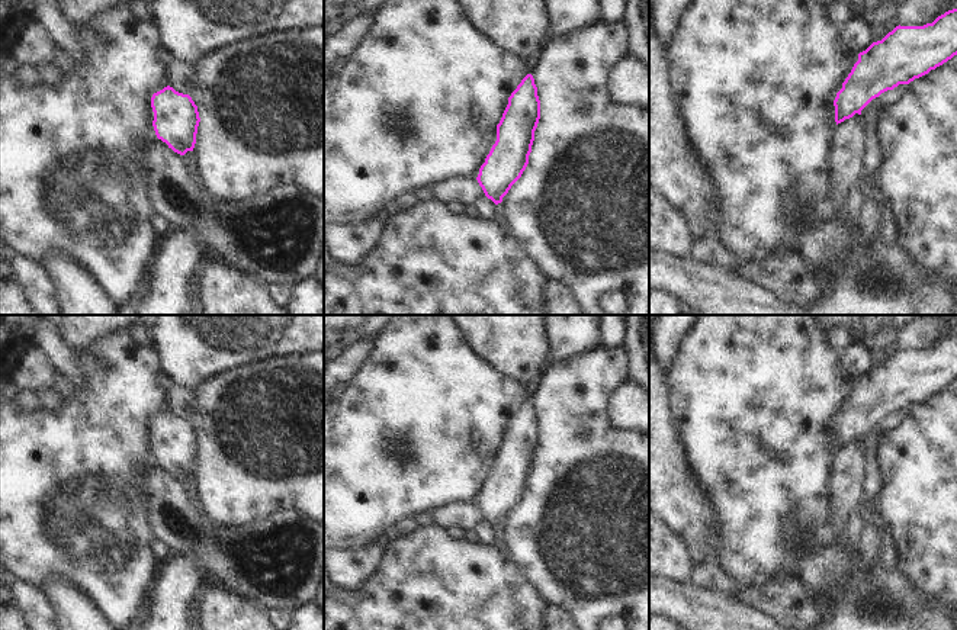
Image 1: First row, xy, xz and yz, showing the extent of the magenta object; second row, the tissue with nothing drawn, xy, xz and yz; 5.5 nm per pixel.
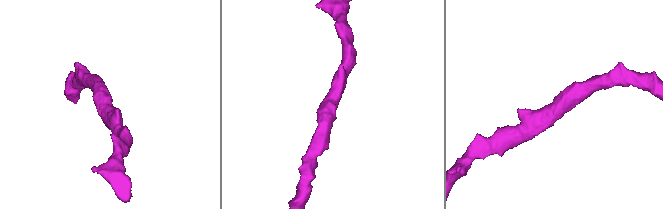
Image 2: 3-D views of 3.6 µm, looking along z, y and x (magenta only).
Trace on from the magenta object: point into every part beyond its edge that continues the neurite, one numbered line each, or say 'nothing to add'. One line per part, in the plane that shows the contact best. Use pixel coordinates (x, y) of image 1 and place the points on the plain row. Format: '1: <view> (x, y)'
nothing to add

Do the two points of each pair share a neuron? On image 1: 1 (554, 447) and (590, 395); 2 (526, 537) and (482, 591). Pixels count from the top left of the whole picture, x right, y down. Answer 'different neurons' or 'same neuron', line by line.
1: same neuron
2: different neurons

